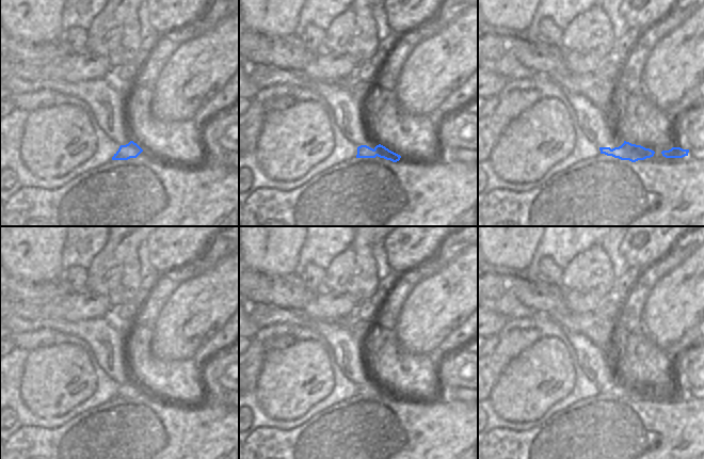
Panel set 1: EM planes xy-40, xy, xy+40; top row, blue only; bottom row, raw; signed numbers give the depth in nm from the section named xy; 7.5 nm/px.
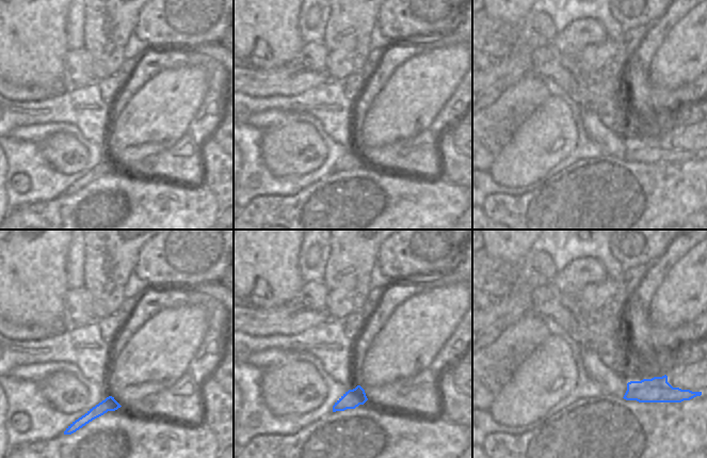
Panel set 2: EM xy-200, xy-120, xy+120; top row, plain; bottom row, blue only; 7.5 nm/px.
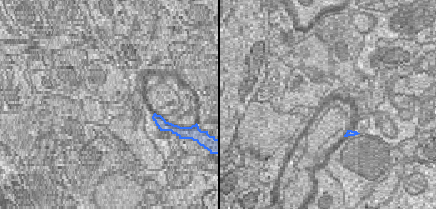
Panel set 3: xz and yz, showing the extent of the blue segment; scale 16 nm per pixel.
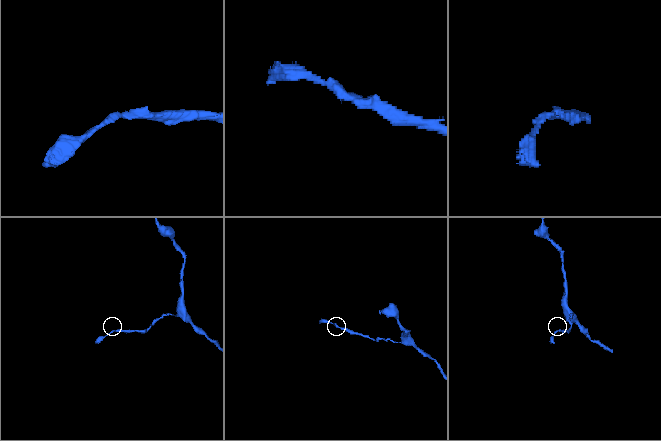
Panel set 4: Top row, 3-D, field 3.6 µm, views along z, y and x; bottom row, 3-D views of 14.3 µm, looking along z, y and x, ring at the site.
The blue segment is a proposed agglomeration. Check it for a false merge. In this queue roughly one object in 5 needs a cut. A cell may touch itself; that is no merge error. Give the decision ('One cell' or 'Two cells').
One cell.

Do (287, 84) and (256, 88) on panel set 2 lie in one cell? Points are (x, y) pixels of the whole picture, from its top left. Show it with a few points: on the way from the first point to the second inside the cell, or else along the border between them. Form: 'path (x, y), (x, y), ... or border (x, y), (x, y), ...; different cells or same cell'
path (279, 84), (263, 84); same cell

